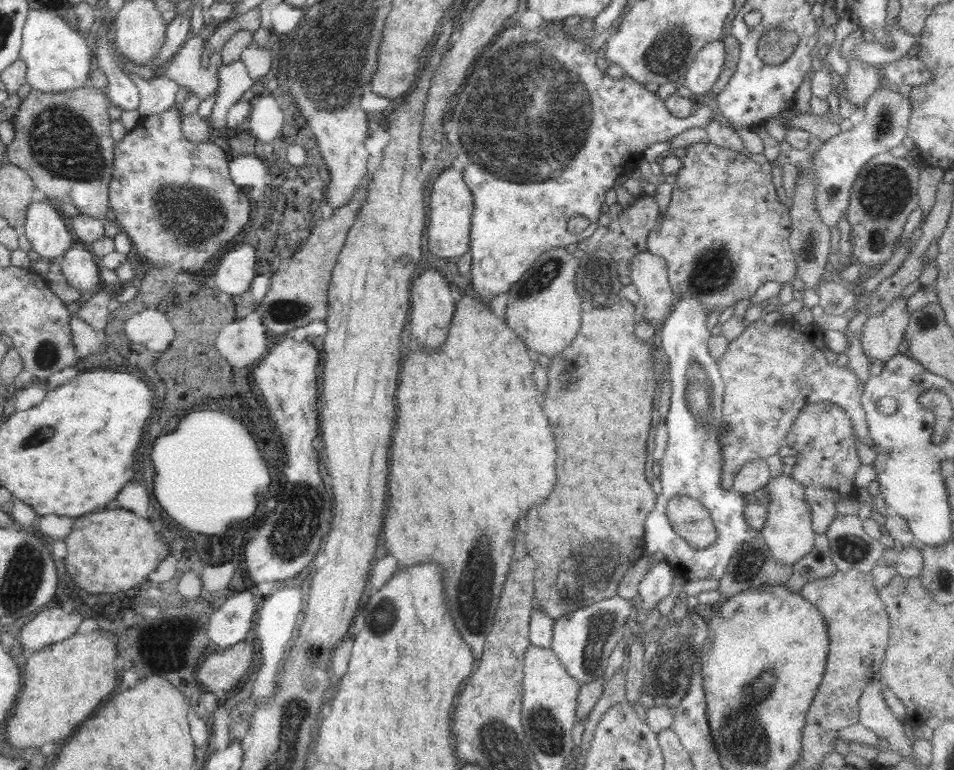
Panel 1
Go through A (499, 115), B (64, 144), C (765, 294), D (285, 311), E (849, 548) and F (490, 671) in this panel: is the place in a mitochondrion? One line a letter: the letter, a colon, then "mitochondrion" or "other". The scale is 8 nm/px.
A: mitochondrion
B: mitochondrion
C: other
D: mitochondrion
E: mitochondrion
F: other

